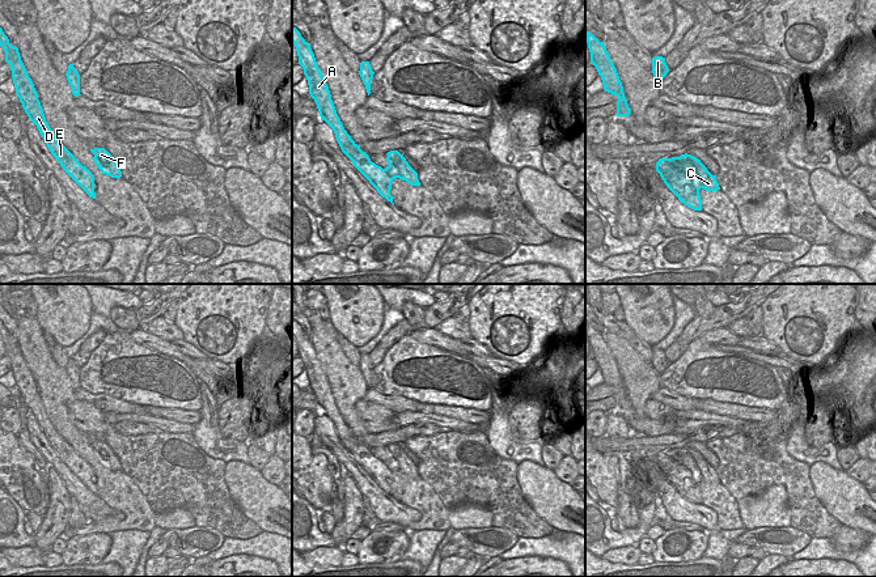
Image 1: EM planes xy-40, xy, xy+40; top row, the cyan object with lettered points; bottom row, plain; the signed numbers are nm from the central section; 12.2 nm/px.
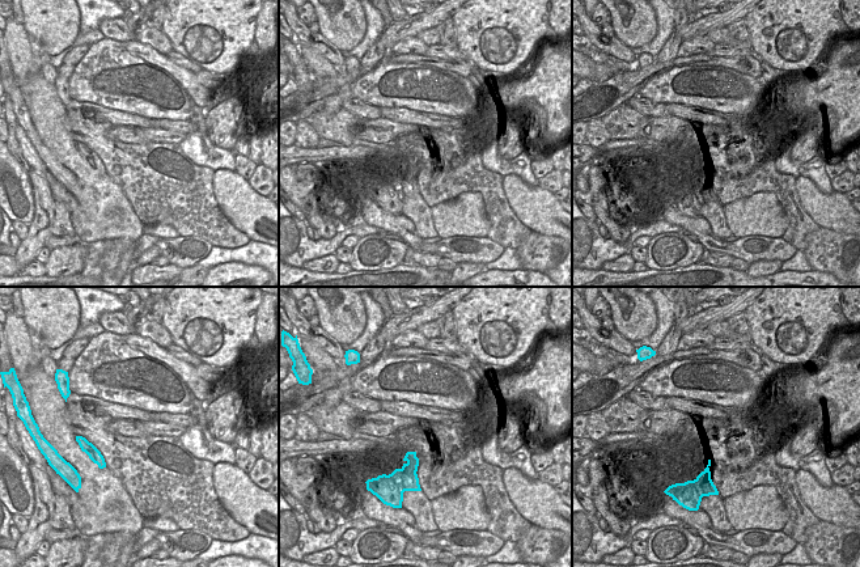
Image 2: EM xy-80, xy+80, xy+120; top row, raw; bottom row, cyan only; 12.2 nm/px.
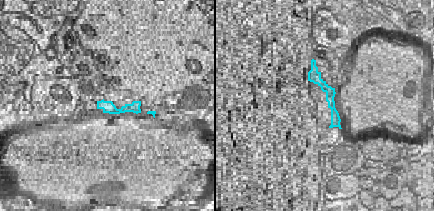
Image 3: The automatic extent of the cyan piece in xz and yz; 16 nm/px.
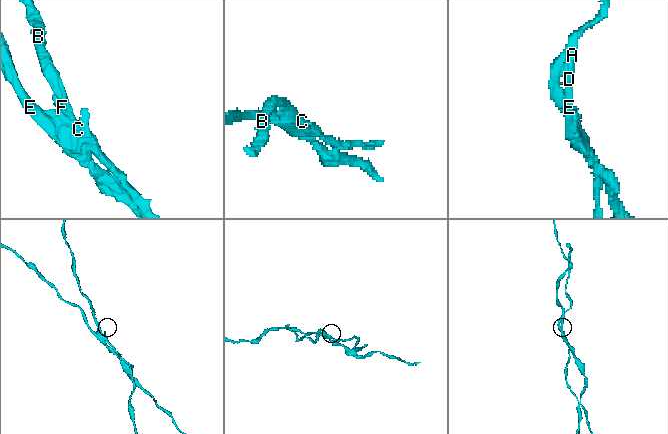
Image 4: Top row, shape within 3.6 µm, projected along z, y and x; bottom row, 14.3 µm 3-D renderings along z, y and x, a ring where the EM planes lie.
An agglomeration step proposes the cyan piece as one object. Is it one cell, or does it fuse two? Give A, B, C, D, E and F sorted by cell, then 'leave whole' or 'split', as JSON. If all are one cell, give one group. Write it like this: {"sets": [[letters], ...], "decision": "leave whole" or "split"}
{"sets": [["A", "D", "E"], ["B", "C", "F"]], "decision": "split"}

